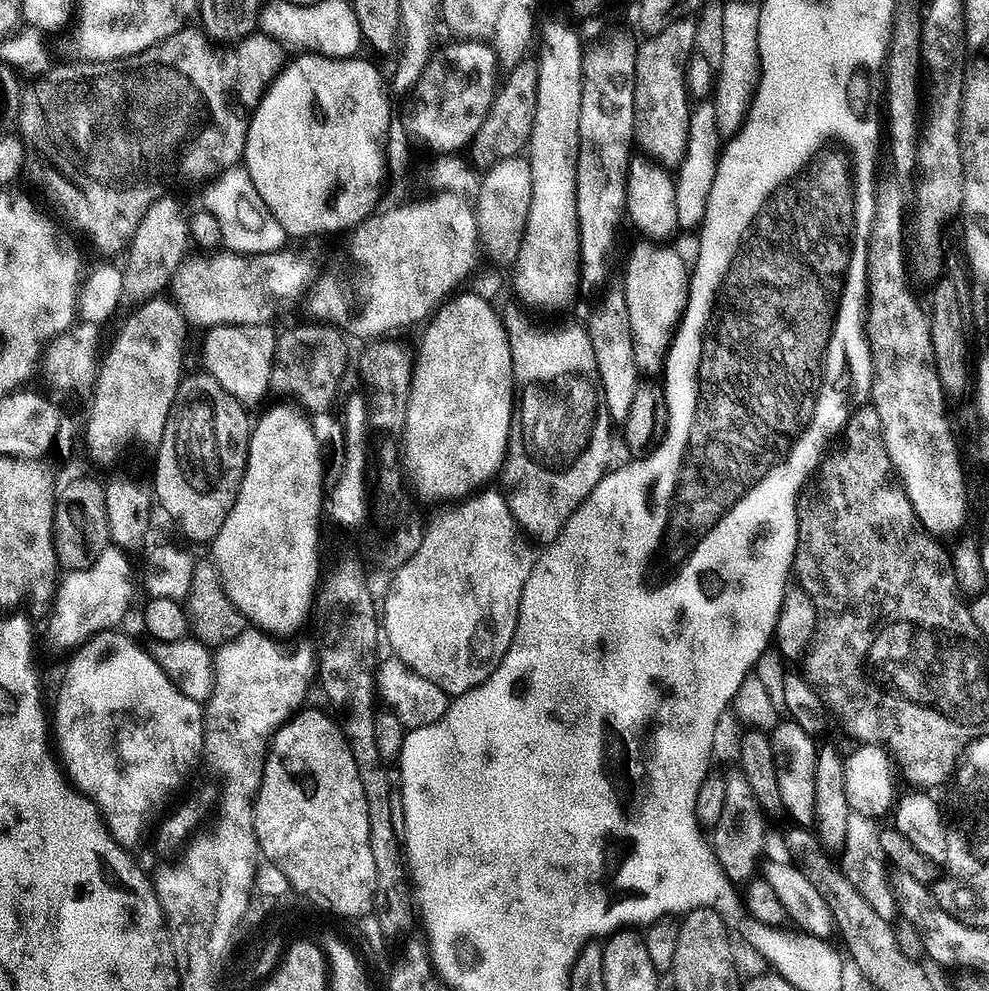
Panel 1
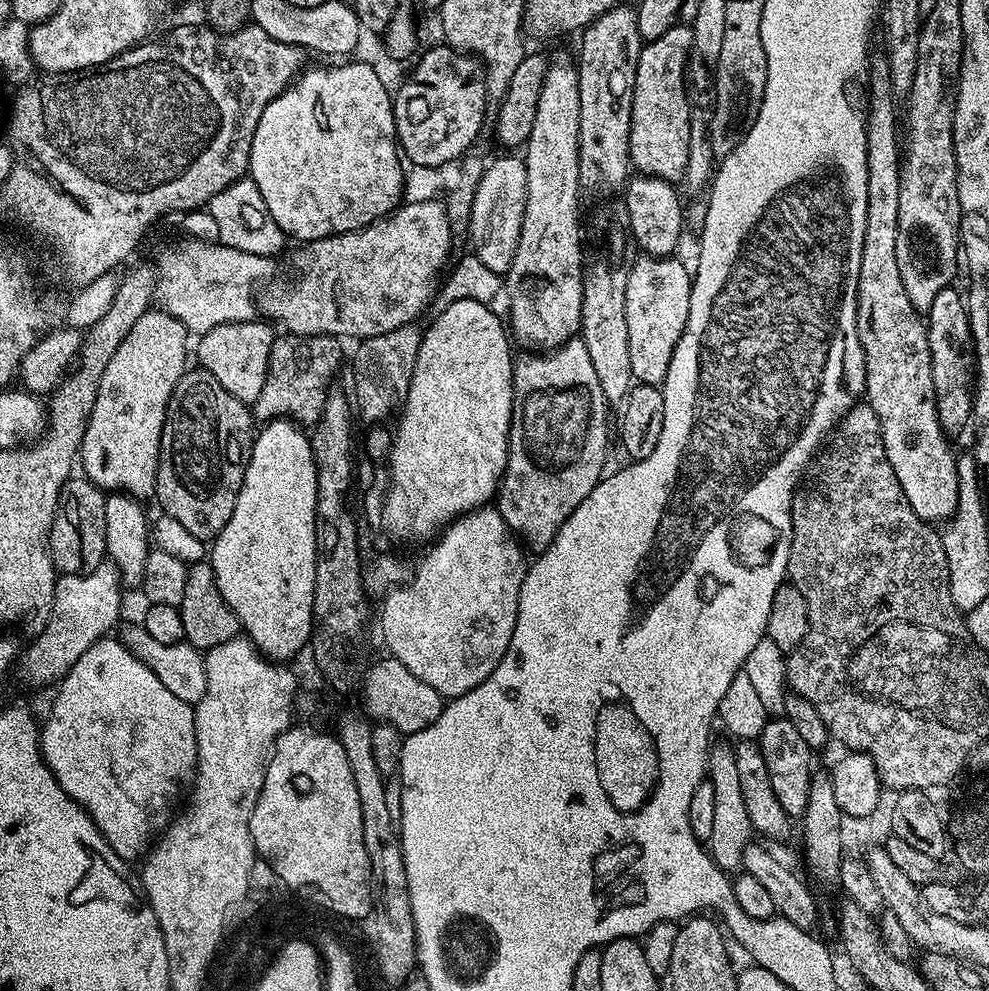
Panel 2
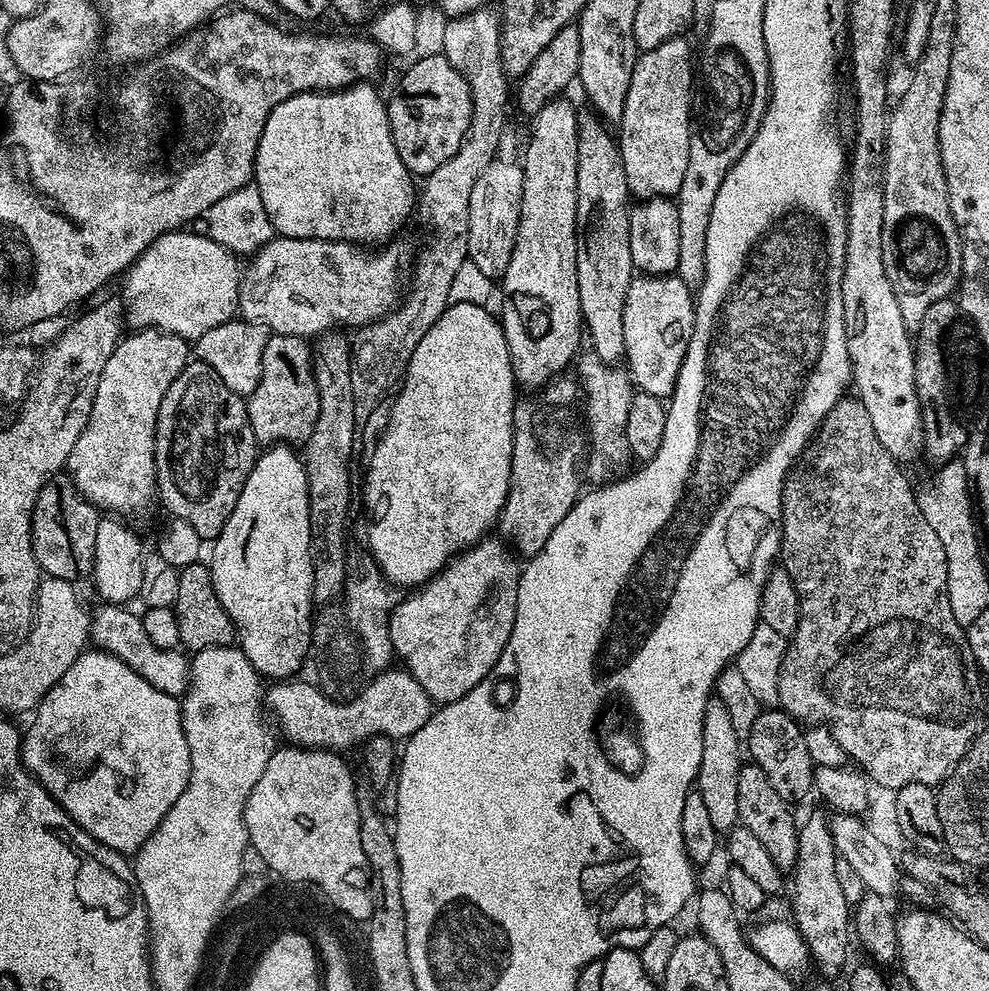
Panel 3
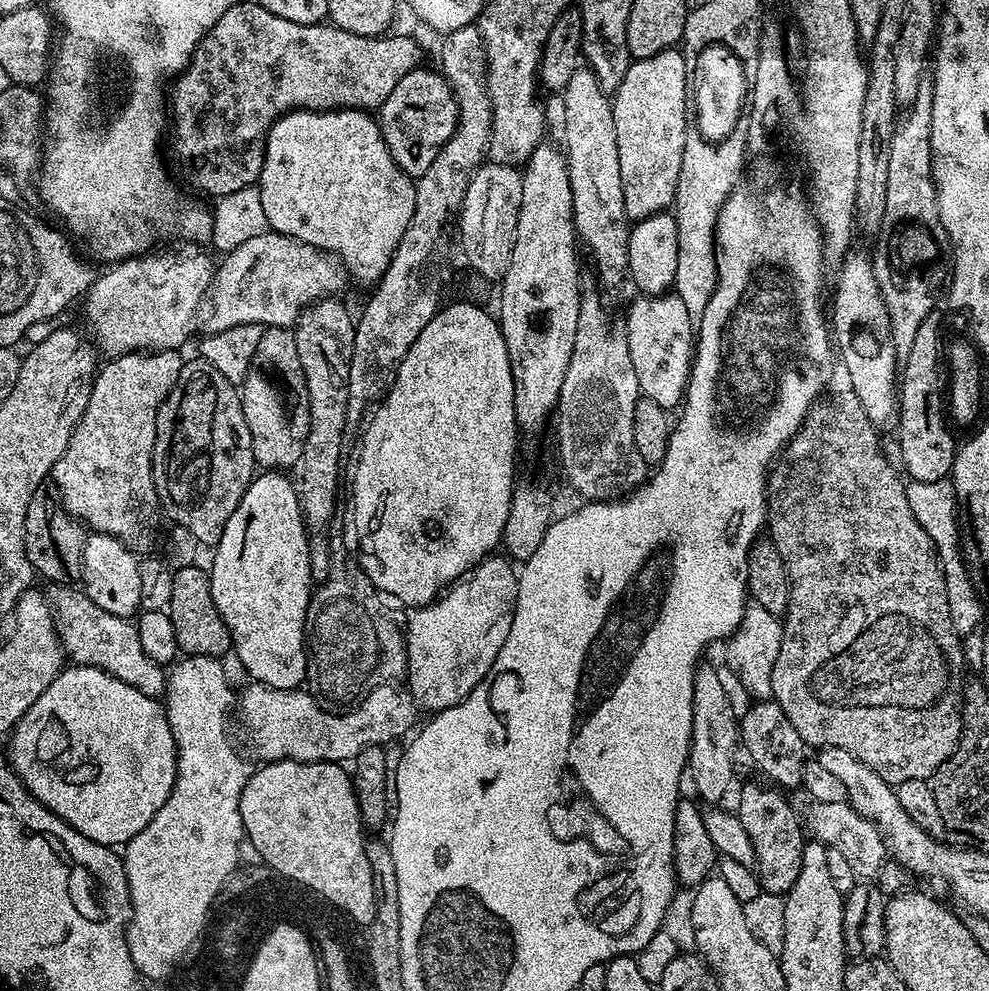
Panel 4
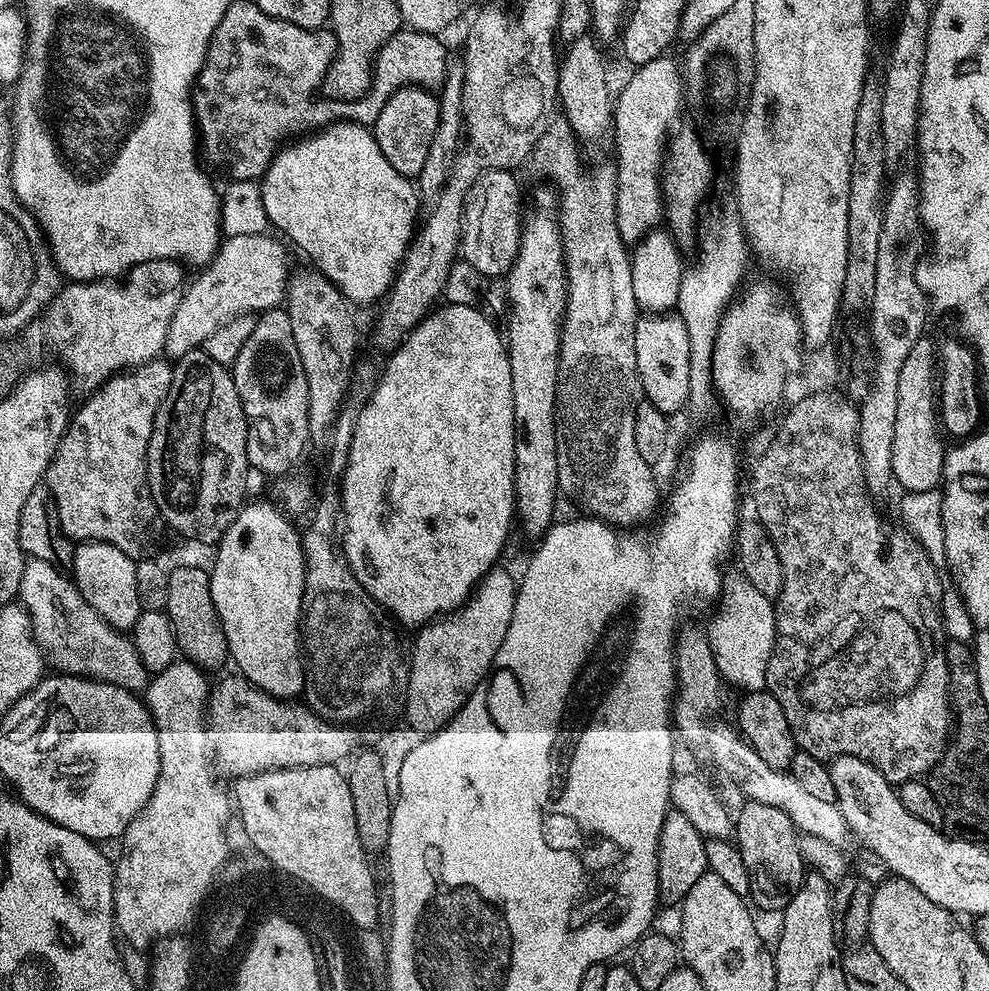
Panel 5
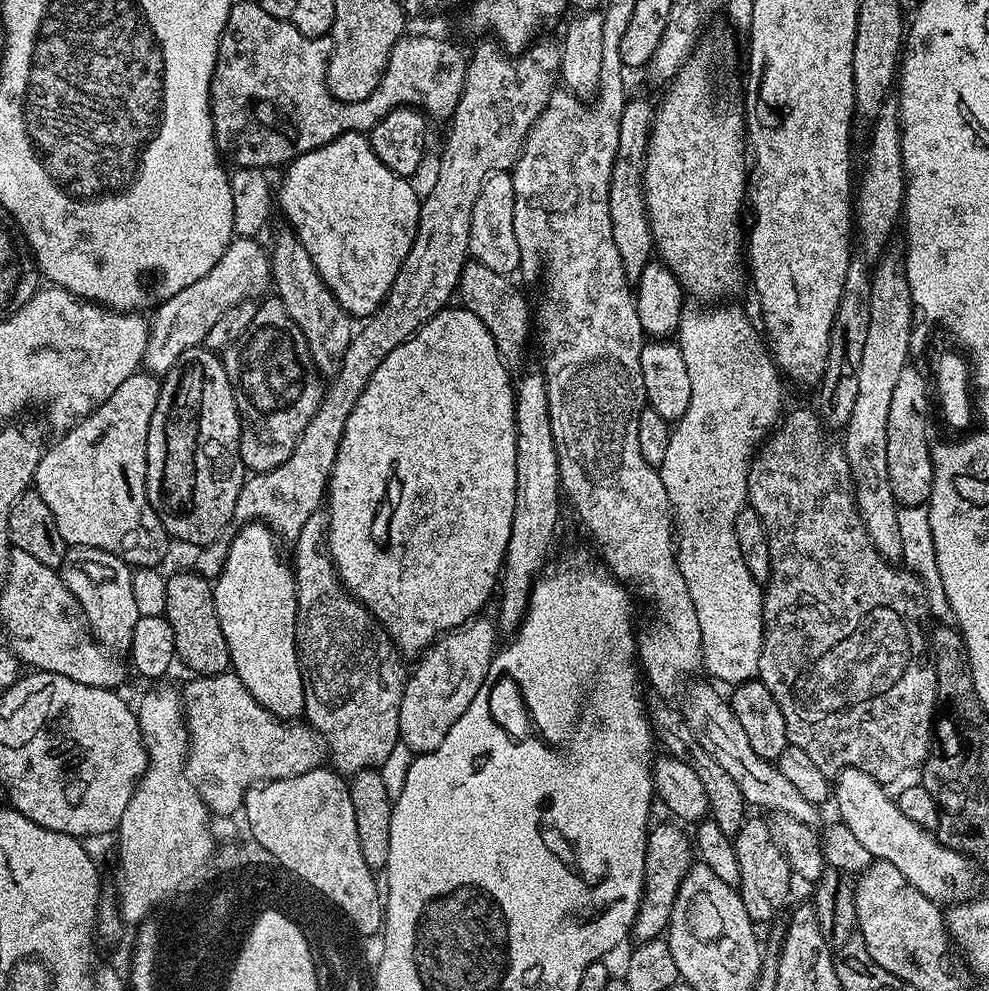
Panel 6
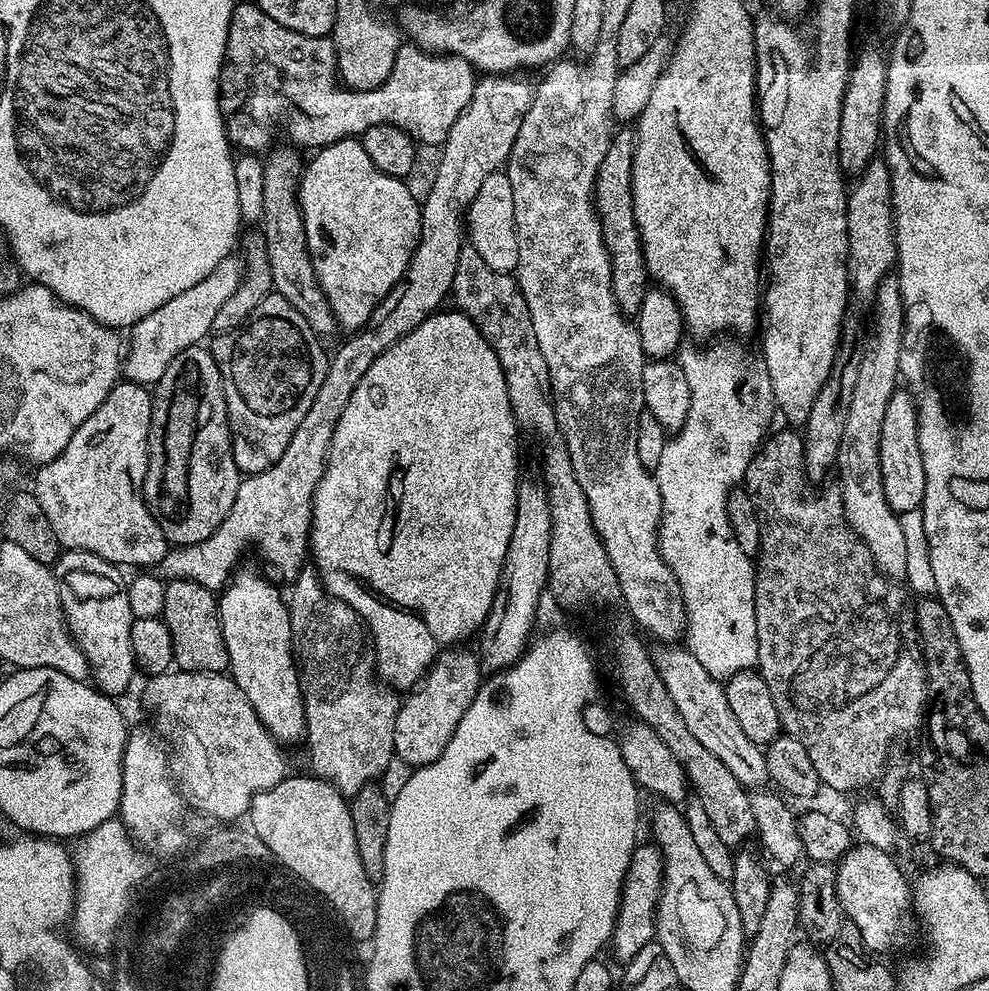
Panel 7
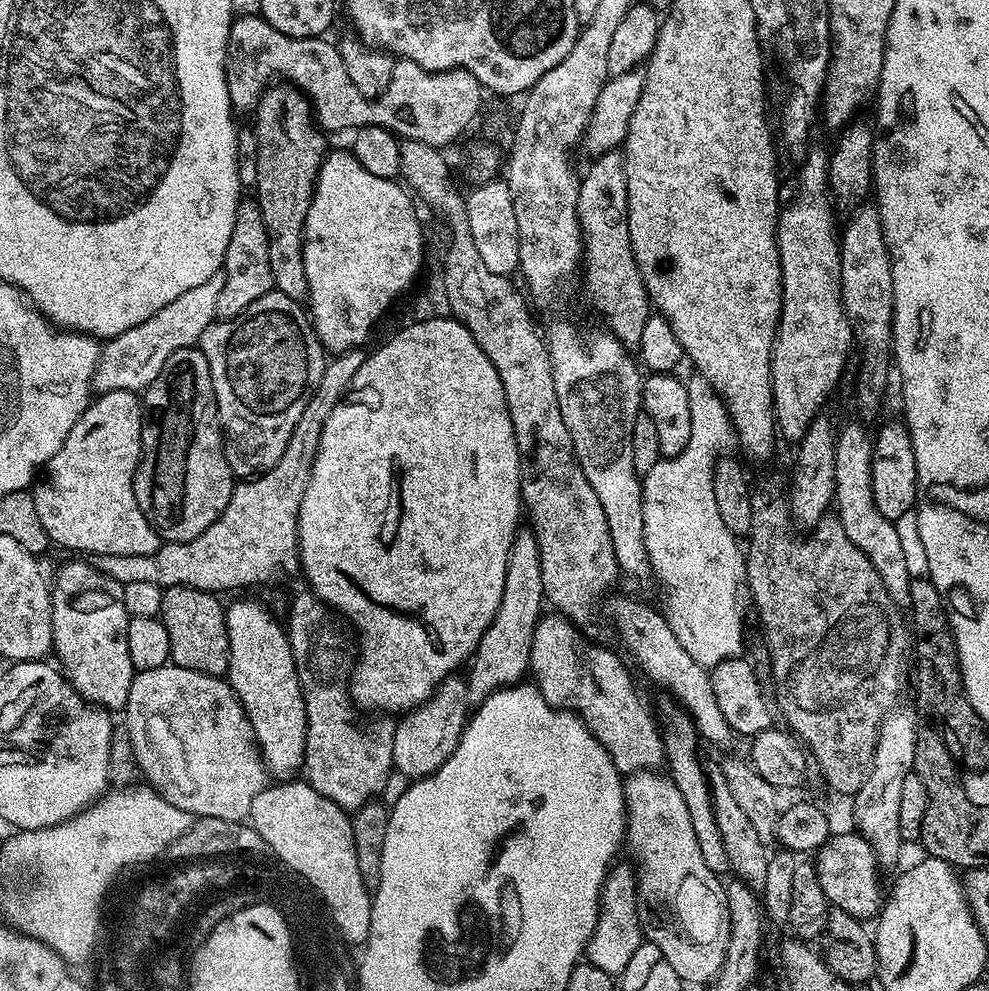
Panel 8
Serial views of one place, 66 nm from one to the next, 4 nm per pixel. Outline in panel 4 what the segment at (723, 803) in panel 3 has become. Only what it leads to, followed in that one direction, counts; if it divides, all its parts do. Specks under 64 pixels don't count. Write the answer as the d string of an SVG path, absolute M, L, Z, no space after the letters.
M707 662L701 663L699 667L696 669L696 673L694 674L694 702L692 703L692 741L690 742L690 746L688 747L688 762L686 765L687 775L690 777L692 775L692 784L696 787L695 795L699 797L701 801L705 805L708 806L716 806L721 803L720 799L723 798L724 795L728 792L728 787L732 784L732 775L736 772L736 748L738 752L738 745L740 744L740 726L738 723L738 715L734 712L732 706L730 706L729 699L726 698L723 688L721 687L720 681L718 679L718 674L716 673L715 667L712 664L708 665Z

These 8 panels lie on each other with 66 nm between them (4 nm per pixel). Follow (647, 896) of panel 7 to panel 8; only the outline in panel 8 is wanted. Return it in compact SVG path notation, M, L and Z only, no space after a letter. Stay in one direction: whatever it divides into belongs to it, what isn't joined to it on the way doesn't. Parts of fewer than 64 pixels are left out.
M613 863L608 870L608 877L600 891L600 913L596 929L586 945L587 963L598 966L598 970L606 970L613 974L626 970L634 950L638 950L638 946L644 940L636 901L636 872L631 863L620 863Z

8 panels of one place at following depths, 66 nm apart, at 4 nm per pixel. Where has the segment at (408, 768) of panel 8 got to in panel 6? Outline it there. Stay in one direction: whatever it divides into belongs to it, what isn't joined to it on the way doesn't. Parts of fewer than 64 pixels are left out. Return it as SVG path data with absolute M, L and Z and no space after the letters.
M473 618L452 632L445 632L439 640L424 649L416 669L411 669L404 682L402 706L398 714L400 738L413 754L432 752L442 746L442 738L450 734L450 726L466 714L474 694L488 676L492 657L498 651L498 628L491 619Z

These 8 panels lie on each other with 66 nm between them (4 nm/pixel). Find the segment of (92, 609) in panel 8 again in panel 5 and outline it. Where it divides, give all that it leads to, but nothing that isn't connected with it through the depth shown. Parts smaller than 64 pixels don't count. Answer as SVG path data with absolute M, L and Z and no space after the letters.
M90 540L75 545L70 576L82 598L86 598L86 602L90 602L94 610L98 610L98 614L107 624L121 630L130 630L136 625L136 619L142 611L138 598L136 565L137 561L122 554L118 546Z

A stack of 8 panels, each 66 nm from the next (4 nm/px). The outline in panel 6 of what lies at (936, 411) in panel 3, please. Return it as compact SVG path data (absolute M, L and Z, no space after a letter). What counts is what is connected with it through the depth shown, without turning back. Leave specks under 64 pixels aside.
M909 366L898 374L894 399L890 402L890 422L886 422L886 466L890 470L890 490L894 490L897 505L906 507L927 505L934 486L932 444L928 440L930 384L925 373L921 369L920 372L915 366Z

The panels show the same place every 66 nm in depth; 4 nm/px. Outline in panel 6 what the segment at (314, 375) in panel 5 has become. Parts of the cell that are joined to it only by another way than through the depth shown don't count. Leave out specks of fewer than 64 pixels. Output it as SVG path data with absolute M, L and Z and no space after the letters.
M287 231L277 234L272 248L270 244L271 287L276 288L275 295L286 306L286 314L294 318L298 330L302 330L302 334L308 339L308 349L317 373L321 377L331 378L338 374L342 358L346 358L346 346L350 346L352 341L354 320L336 301L326 282L322 282L310 254L306 254L306 246L302 246L295 231Z

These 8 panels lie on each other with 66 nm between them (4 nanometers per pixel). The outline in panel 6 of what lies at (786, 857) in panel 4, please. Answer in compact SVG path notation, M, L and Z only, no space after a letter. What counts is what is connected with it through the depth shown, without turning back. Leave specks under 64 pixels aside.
M747 817L733 837L733 844L739 870L737 892L746 906L746 912L750 914L752 923L763 926L785 904L790 892L790 882L794 880L794 873L772 833L771 825L766 820Z

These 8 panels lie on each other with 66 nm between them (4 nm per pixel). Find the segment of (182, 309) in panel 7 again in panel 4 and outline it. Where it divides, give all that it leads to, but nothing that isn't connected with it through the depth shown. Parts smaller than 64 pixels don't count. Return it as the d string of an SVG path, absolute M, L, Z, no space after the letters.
M266 231L258 234L258 238L249 238L242 242L233 252L227 253L224 260L215 265L212 274L212 285L208 288L206 304L208 308L208 332L225 332L234 326L258 324L274 328L292 328L300 313L310 304L318 300L340 294L344 283L350 277L344 270L339 256L333 256L319 248L310 246L293 236L281 232Z

